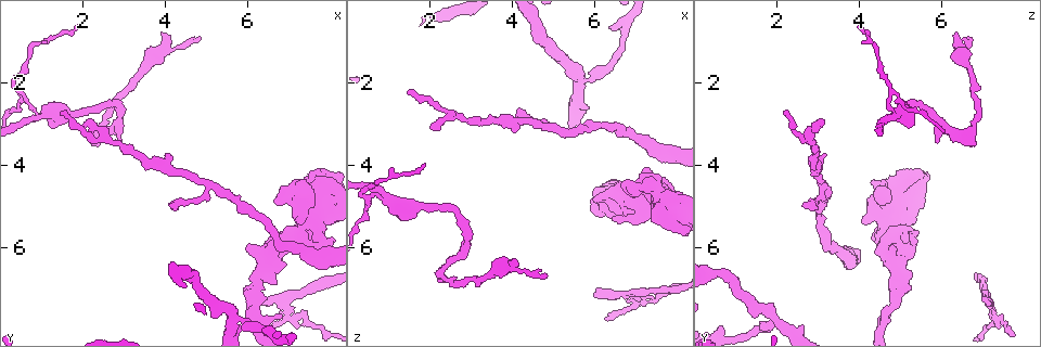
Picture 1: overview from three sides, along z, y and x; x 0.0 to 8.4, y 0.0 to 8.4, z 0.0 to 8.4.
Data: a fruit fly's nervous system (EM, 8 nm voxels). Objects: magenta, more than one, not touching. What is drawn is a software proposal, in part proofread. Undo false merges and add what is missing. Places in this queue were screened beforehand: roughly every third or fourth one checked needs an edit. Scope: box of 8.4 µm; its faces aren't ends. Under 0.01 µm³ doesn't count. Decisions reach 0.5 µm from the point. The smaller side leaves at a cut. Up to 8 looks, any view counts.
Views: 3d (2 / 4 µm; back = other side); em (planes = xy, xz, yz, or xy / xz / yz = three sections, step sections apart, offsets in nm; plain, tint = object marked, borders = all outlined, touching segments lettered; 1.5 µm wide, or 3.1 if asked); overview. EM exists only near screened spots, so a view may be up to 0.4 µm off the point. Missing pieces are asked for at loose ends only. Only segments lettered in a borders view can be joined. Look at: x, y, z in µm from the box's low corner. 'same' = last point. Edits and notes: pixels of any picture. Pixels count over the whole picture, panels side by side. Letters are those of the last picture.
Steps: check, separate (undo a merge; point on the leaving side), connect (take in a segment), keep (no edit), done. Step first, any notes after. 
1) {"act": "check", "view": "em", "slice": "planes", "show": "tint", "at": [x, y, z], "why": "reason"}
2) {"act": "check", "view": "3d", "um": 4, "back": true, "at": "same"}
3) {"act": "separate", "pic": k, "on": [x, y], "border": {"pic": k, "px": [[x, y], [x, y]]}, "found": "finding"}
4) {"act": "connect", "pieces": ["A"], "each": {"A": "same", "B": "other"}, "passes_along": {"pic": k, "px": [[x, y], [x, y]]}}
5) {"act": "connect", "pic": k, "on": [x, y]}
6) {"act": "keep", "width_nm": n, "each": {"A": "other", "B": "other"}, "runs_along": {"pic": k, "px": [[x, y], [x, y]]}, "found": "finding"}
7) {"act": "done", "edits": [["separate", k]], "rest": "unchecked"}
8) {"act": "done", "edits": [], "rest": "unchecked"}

{"act": "check", "view": "3d", "um": 4, "at": [1.50, 2.75, 2.25], "why": "branch stops here"}

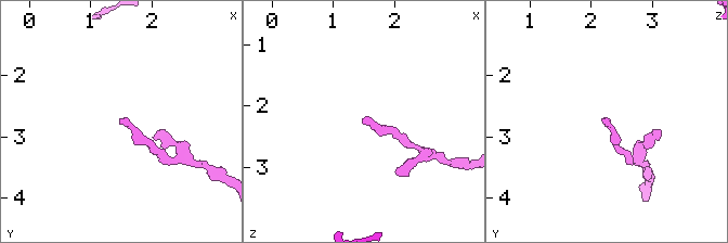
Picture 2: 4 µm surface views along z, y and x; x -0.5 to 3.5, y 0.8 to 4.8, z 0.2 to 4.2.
{"act": "check", "view": "em", "slice": "planes", "show": "borders", "at": [1.50, 2.75, 2.25], "why": "shape alone is not enough"}

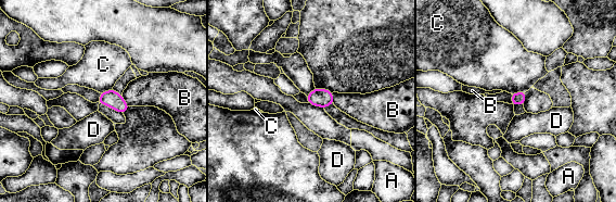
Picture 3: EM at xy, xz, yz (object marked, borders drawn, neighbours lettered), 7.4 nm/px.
{"act": "keep", "each": {"A": "other", "B": "other", "C": "other", "D": "other"}, "border": {"pic": 3, "px": [[525, 90], [511, 93]]}, "found": "none of them fits"}

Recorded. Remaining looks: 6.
{"act": "check", "view": "3d", "um": 4, "at": [4.85, 0.85, 6.65], "why": "thin end"}

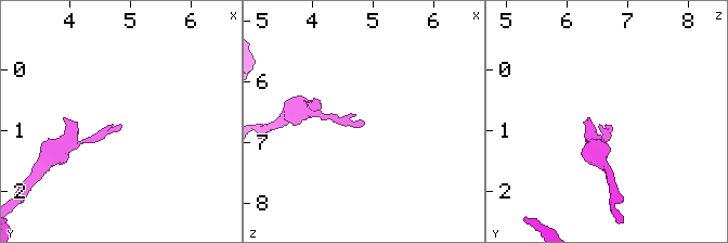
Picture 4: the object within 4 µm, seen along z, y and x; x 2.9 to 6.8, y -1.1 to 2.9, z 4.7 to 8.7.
{"act": "check", "view": "em", "slice": "xy", "step": 8, "show": "borders", "at": [4.85, 0.85, 6.65], "why": "need the tissue"}

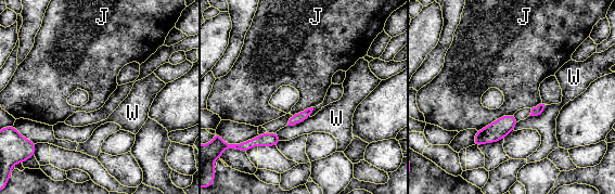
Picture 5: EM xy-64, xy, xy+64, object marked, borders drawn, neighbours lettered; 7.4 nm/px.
{"act": "check", "view": "em", "slice": "planes", "show": "borders", "at": "same"}

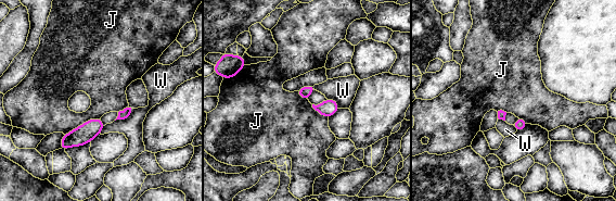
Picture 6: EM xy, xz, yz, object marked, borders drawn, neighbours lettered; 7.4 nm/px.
{"act": "keep", "each": {"J": "other", "W": "other"}, "border": {"pic": 6, "px": [[100, 117], [91, 117], [64, 135]]}, "found": "no lettered segment goes on from it"}

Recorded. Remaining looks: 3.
{"act": "check", "view": "3d", "um": 2, "back": true, "at": [6.05, 7.25, 7.00], "why": "branch stops here"}

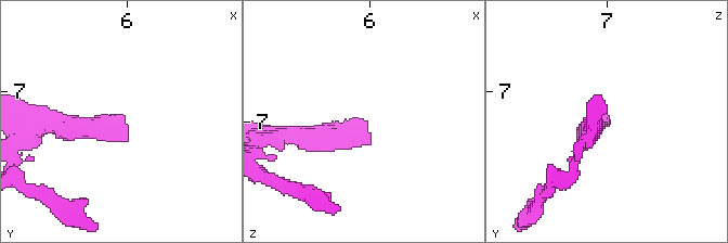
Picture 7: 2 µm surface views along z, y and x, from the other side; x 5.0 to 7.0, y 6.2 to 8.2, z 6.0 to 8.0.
{"act": "check", "view": "em", "slice": "planes", "show": "borders", "at": [6.02, 7.22, 7.00], "why": "need the tissue"}

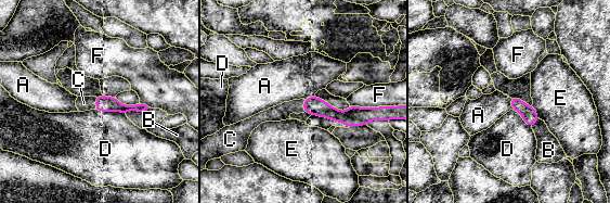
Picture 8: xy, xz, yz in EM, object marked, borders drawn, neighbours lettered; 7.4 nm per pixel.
{"act": "connect", "pieces": ["C"], "each": {"A": "other", "B": "other", "C": "same", "D": "other", "E": "other", "F": "other"}, "found": "the cell continues"}

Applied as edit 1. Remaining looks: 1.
{"act": "done", "edits": [["connect", 8]], "rest": "unchecked"}

